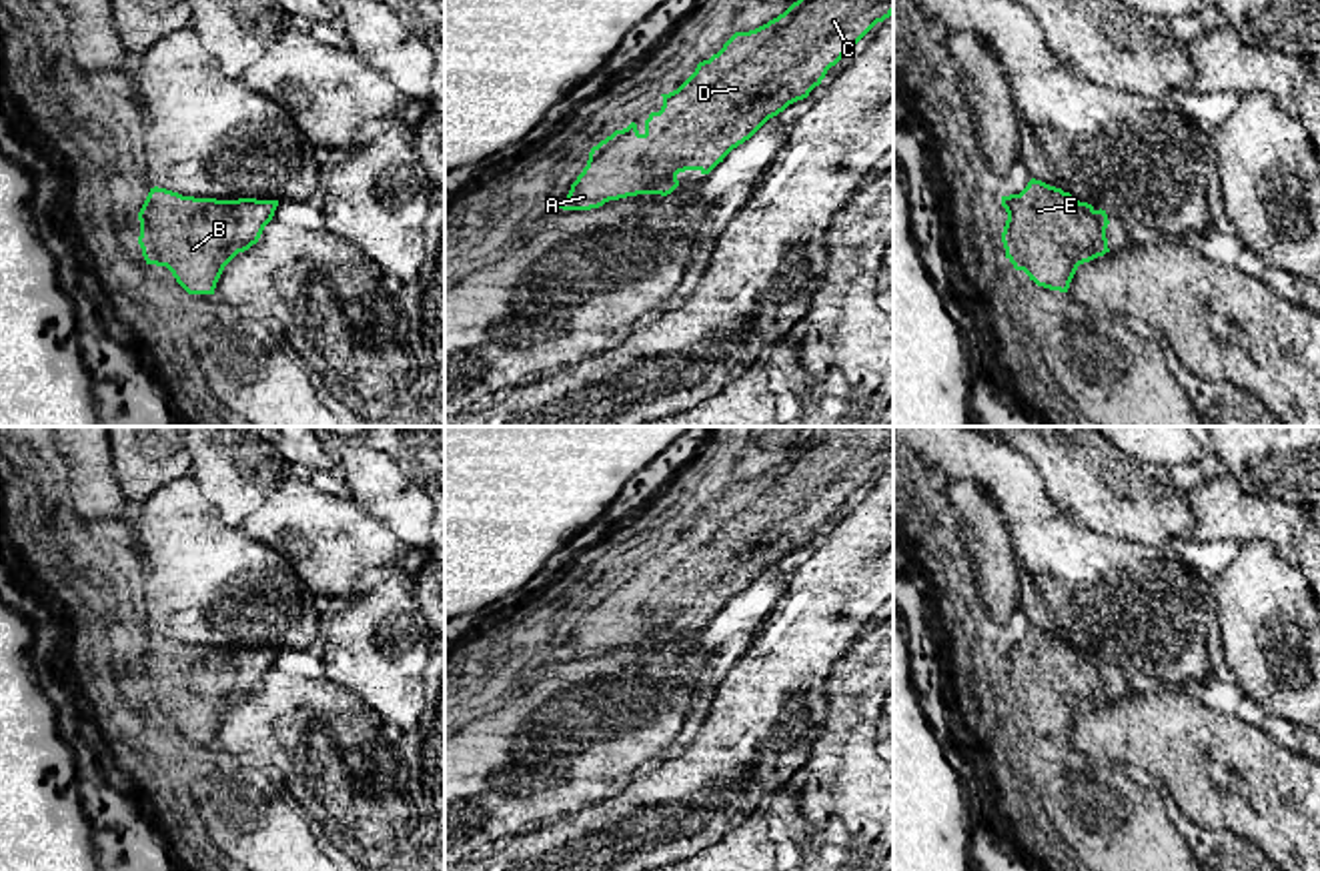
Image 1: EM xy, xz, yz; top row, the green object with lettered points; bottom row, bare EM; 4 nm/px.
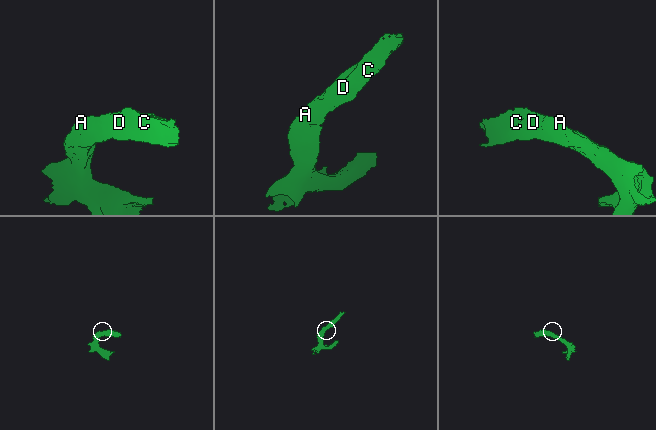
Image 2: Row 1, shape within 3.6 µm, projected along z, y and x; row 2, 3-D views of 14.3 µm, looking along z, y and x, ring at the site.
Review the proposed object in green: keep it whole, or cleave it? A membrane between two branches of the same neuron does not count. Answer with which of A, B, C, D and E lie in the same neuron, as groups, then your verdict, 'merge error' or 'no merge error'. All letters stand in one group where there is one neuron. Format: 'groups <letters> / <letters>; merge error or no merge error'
groups A B C D E; no merge error

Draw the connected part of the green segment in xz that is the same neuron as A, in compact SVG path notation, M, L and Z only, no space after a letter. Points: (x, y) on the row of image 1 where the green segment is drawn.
M797 0L767 24L735 32L717 54L699 62L677 90L661 94L663 106L649 114L643 134L631 122L593 146L587 166L557 206L591 210L637 194L667 196L679 186L679 172L709 174L769 118L807 98L827 70L891 14L893 0Z

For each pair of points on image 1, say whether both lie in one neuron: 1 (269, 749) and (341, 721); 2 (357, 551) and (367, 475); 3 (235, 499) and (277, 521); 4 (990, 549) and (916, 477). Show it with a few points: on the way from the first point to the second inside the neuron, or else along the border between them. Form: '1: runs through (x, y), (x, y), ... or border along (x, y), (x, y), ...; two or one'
1: runs through (287, 733), (323, 733); one
2: border along (347, 495), (383, 521), (399, 539); two
3: border along (277, 489), (241, 525); two
4: runs through (966, 549), (916, 501); one

